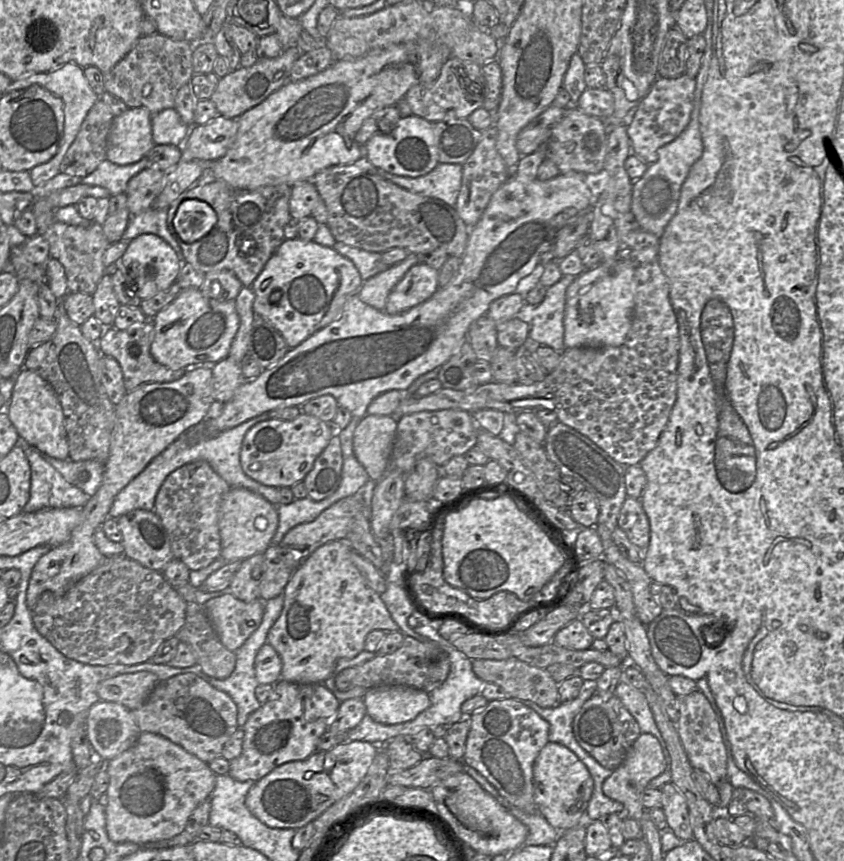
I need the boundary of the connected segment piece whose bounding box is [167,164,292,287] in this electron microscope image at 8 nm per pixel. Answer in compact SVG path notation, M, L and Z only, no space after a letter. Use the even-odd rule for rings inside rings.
M204 164L201 179L167 208L167 225L182 250L184 262L204 274L221 270L231 271L243 286L250 287L266 262L285 240L284 227L291 218L289 212L291 187L279 184L262 186L255 190L240 190L223 180L217 180L210 167ZM190 199L206 202L215 211L217 222L201 239L186 243L176 233L173 217L177 207Z

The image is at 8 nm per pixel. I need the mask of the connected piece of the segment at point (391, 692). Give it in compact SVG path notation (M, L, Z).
M378 686L363 697L366 713L375 721L395 725L412 721L430 706L429 693L405 686Z

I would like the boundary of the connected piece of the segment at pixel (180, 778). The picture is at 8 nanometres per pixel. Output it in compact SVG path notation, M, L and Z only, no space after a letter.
M141 732L128 750L107 761L106 772L110 778L106 791L106 831L115 843L157 842L177 836L185 830L196 807L210 798L216 784L216 774L207 763L167 738L150 732Z

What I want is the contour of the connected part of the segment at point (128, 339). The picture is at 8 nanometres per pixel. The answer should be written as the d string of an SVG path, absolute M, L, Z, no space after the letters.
M147 319L145 322L134 324L126 330L118 330L114 327L106 328L97 342L97 347L101 354L113 358L119 364L127 393L148 383L173 382L188 372L186 369L172 370L157 363L152 358L150 347L154 336L153 321L152 319Z

